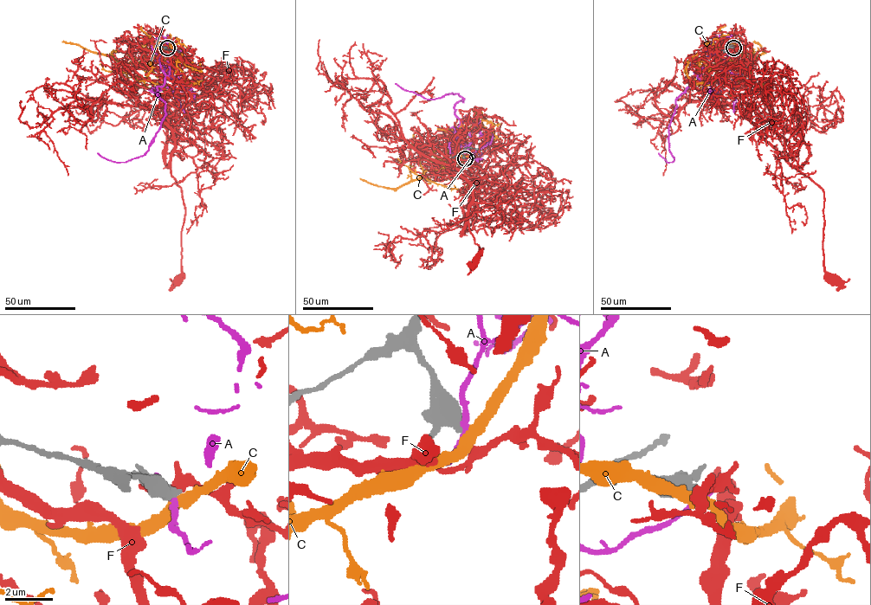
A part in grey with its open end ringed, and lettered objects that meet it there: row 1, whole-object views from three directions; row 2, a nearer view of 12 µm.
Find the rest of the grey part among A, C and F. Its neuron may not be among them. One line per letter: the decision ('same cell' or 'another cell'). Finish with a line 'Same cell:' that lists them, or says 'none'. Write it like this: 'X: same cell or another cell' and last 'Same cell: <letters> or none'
A: another cell
C: another cell
F: another cell
Same cell: none

